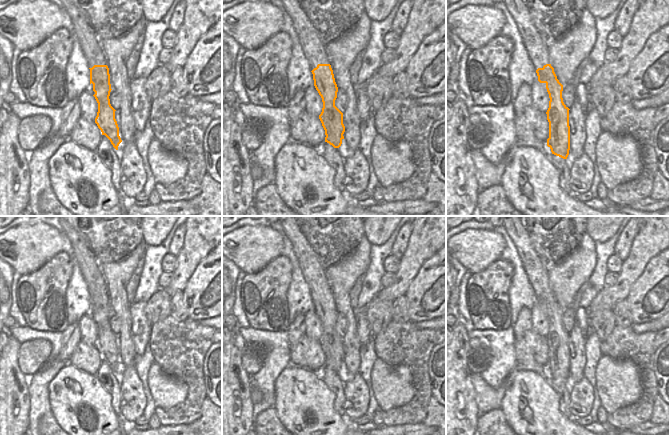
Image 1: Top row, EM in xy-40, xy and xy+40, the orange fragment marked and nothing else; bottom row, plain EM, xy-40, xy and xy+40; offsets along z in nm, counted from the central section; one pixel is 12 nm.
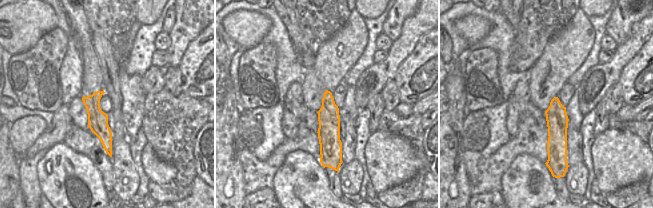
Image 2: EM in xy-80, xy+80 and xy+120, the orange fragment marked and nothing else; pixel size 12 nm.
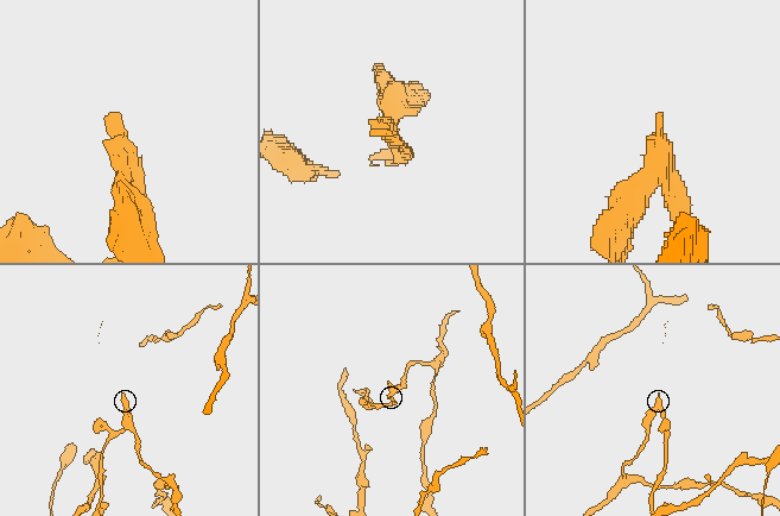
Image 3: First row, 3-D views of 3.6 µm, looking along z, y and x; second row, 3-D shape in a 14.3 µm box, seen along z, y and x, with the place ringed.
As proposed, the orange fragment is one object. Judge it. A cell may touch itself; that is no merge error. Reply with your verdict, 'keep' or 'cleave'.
cleave

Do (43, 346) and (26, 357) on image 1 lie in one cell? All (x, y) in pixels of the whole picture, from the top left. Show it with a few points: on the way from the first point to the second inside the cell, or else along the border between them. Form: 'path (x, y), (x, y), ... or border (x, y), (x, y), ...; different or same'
path (39, 350), (30, 357); same

